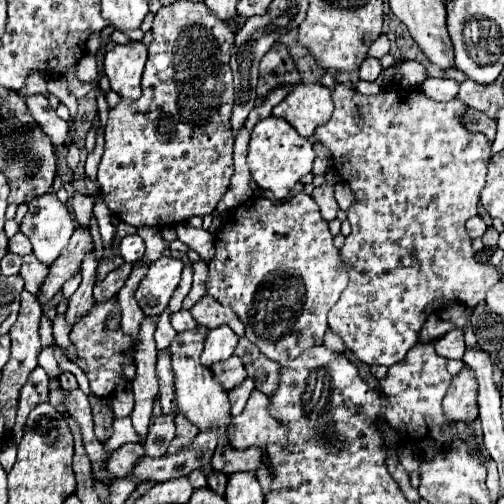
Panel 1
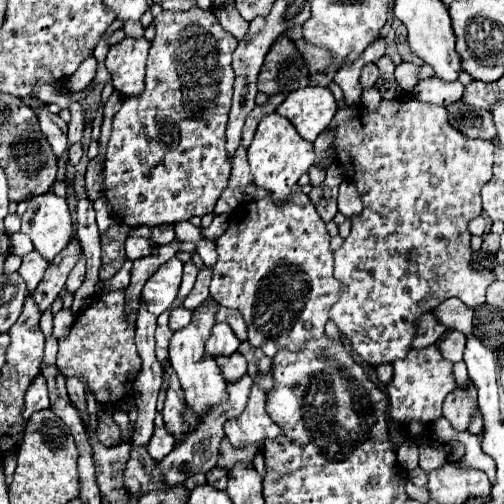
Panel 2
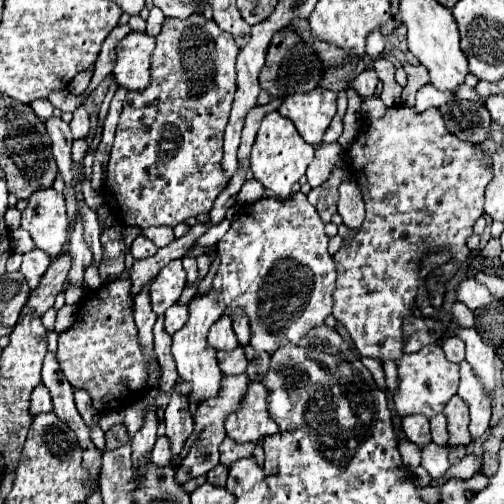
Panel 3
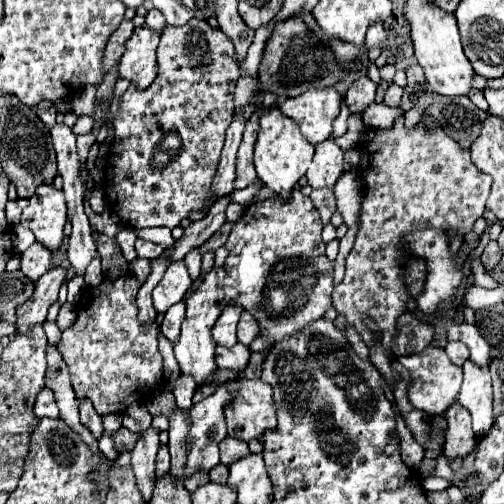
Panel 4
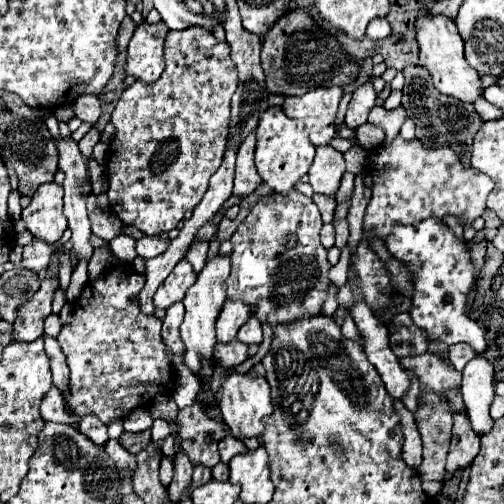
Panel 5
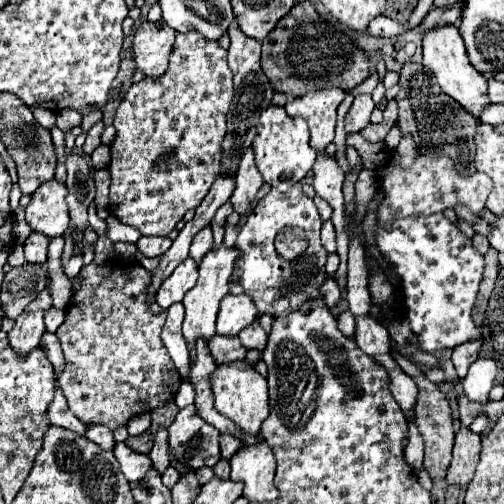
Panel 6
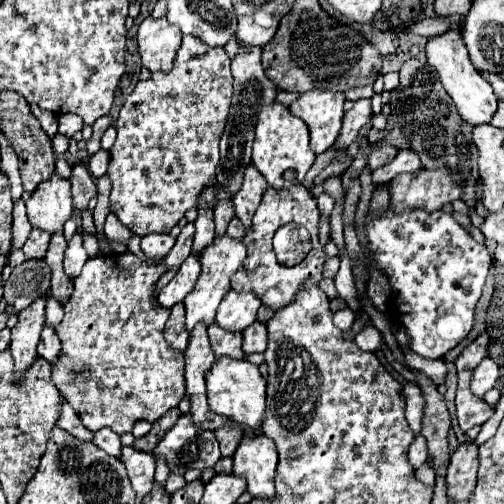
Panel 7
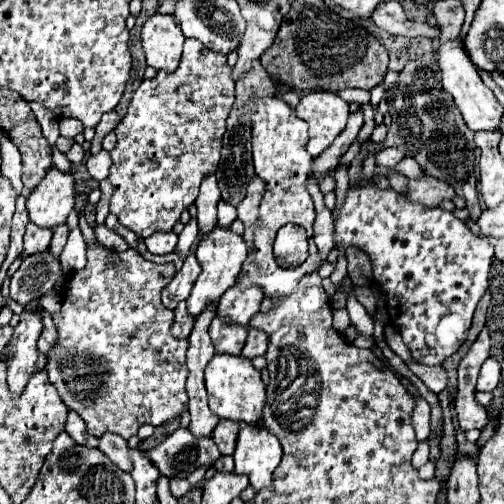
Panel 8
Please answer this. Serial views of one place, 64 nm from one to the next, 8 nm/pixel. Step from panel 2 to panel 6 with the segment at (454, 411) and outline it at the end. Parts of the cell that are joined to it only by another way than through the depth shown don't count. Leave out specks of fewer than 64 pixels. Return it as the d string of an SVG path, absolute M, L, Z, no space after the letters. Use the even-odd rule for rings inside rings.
M460 428L454 440L454 454L448 468L446 482L450 486L466 488L474 476L480 452L480 436L472 434L468 428Z

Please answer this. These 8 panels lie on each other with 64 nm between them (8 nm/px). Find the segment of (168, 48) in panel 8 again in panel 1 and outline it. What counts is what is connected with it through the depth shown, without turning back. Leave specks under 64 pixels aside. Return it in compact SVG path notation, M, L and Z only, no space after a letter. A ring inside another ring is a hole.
M142 42L134 44L116 44L112 50L106 52L104 68L106 76L112 84L112 90L122 98L136 100L142 94L140 78L144 72L148 56L148 46Z

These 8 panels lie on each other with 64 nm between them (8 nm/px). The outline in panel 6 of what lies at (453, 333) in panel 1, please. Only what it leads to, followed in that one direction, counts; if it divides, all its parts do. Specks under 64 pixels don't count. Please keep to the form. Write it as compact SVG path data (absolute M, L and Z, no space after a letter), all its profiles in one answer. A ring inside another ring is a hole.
M474 340L474 342L466 342L454 348L452 354L452 362L456 366L456 372L460 378L464 378L468 374L468 368L472 362L476 362L476 358L480 356L480 348L482 348L482 340Z

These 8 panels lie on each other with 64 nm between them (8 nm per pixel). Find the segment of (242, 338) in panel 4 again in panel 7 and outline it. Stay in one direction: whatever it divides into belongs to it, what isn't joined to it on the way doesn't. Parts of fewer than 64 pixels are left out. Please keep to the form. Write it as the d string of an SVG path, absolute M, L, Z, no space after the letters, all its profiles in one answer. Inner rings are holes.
M260 322L250 324L244 330L244 352L254 354L254 352L264 352L266 350L266 326Z

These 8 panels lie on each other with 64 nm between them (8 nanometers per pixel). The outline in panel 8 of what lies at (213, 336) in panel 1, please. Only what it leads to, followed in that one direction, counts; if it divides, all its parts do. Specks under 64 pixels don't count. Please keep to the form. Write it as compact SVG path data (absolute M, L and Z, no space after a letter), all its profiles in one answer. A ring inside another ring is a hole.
M234 284L220 298L218 314L228 322L248 326L250 318L260 310L262 298L264 298L264 292L260 286L248 286L242 290Z

